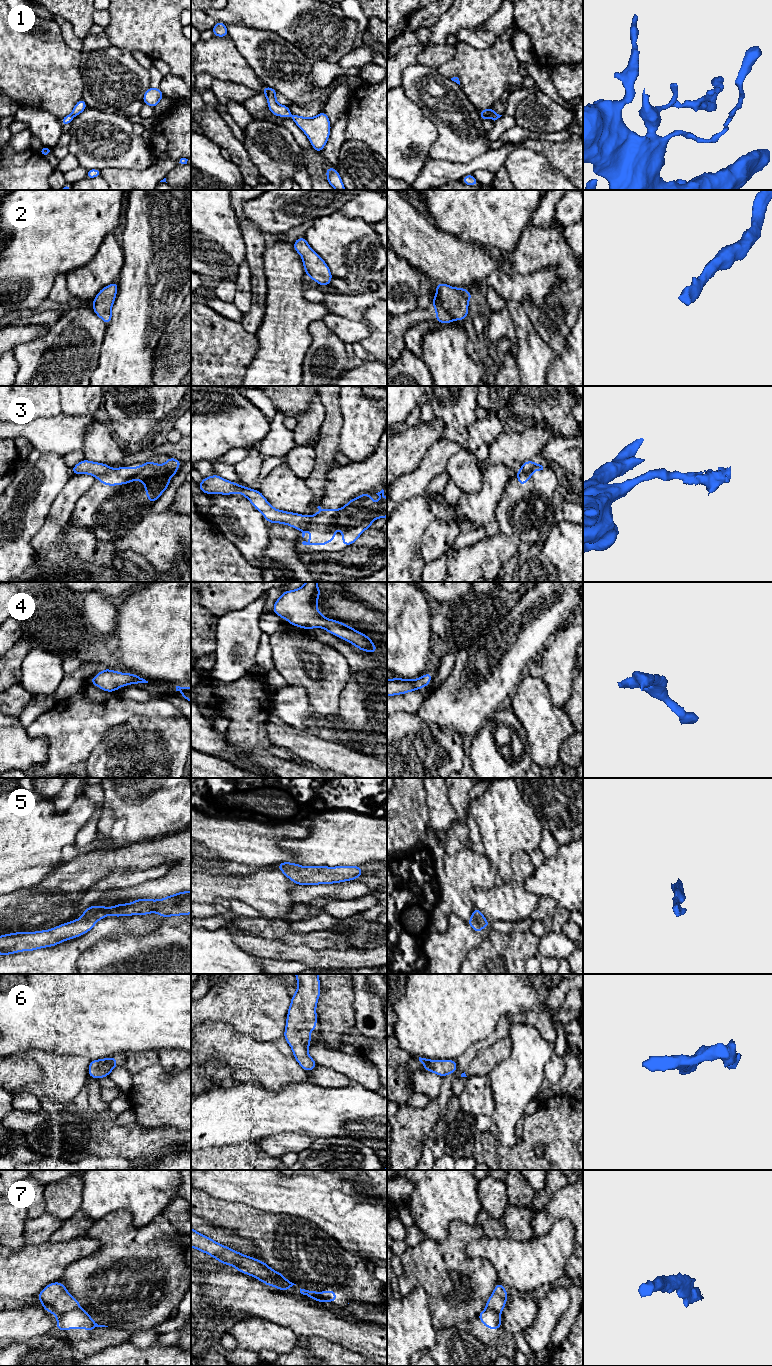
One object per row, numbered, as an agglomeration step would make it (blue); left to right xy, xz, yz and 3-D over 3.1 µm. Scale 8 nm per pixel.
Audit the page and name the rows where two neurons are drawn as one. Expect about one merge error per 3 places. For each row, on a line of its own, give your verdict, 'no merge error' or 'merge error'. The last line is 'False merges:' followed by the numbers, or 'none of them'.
1: merge error
2: no merge error
3: merge error
4: no merge error
5: no merge error
6: no merge error
7: merge error
False merges: 1, 3, 7

